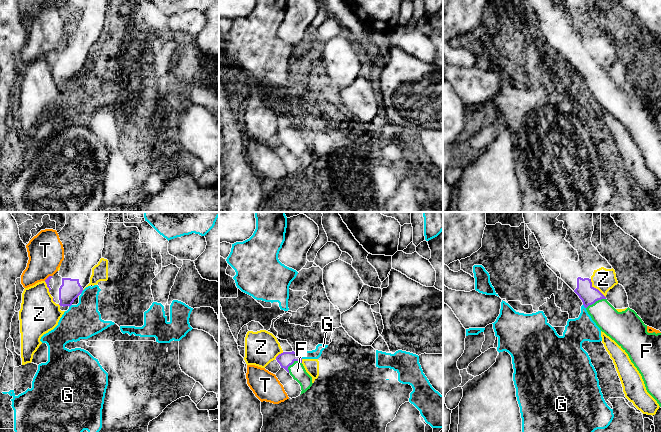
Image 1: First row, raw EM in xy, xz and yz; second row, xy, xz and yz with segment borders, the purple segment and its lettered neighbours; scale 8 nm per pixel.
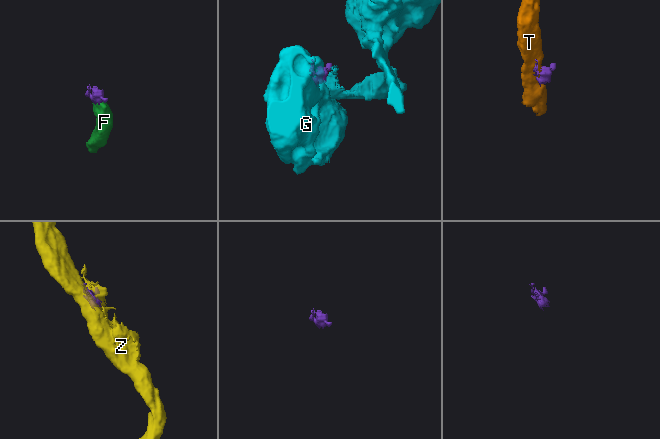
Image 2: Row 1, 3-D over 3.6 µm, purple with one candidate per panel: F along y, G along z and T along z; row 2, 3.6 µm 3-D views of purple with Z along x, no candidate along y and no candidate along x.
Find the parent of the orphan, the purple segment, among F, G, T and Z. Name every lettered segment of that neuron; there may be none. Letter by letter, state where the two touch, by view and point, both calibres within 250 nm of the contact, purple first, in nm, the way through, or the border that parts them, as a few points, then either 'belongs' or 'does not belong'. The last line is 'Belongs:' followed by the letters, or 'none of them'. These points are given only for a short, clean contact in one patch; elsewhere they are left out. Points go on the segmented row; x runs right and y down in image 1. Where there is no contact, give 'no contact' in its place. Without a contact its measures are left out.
F: contact xz (292, 363); calibres 120 and 120 nm; way xz (285, 359), (292, 363), (297, 371); belongs
G: contact xz (300, 356); calibres 120 and 80 nm; border xz (299, 354), (302, 358); does not belong
T: contact xy (48, 277); calibres 30 and 280 nm; border xy (51, 275), (44, 280); does not belong
Z: contact yz (595, 288); calibres 150 and 180 nm; does not belong
Belongs: F

